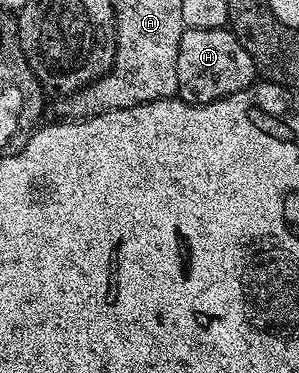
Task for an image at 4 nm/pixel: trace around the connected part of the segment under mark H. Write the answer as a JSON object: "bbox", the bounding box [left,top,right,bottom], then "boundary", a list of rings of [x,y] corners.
{"bbox":[176,29,258,106],"boundary":[[[185,29],[182,40],[178,44],[178,88],[176,94],[181,102],[189,102],[191,106],[205,106],[211,102],[228,98],[234,92],[242,92],[247,86],[253,85],[257,78],[258,71],[250,52],[246,52],[246,48],[242,48],[242,44],[231,29]]]}

